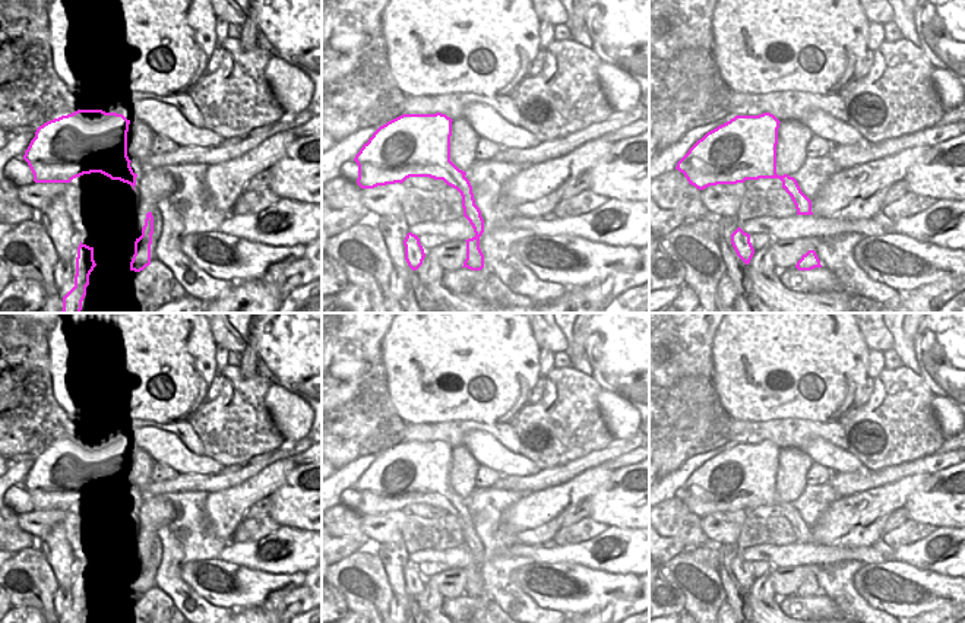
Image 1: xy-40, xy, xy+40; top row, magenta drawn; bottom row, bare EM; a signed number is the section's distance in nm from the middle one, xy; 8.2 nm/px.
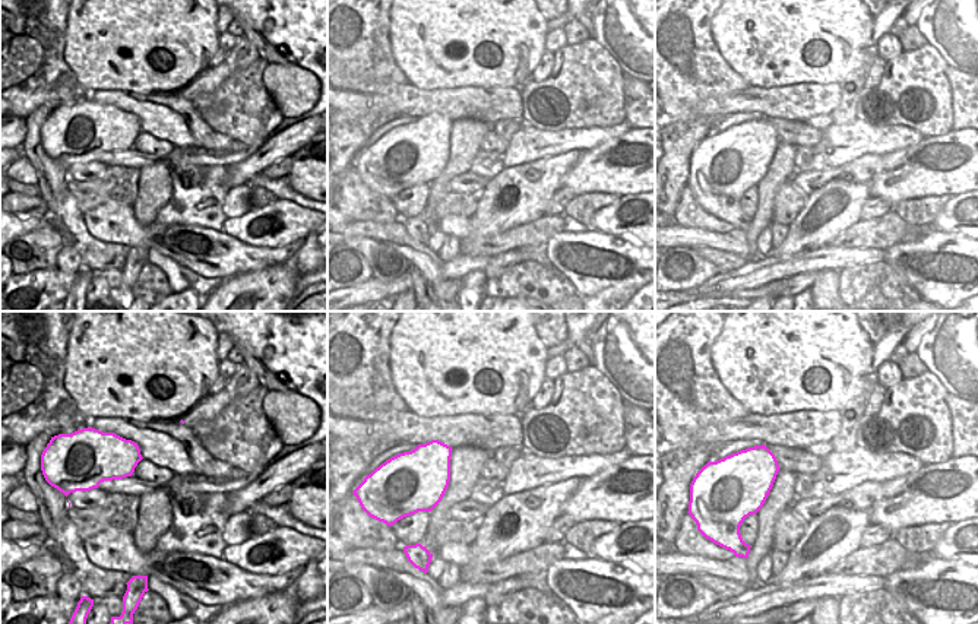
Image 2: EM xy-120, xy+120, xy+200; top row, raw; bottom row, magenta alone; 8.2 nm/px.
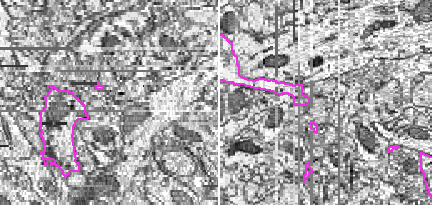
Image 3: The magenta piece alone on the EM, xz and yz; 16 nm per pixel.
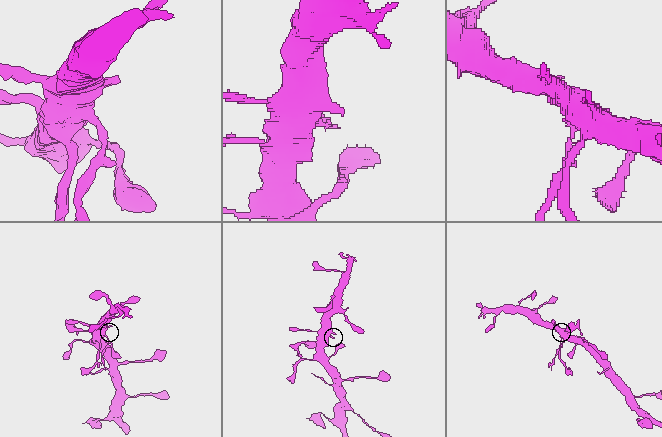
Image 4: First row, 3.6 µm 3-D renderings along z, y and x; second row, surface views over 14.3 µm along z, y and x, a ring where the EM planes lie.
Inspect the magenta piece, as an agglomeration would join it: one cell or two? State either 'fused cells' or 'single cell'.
fused cells

